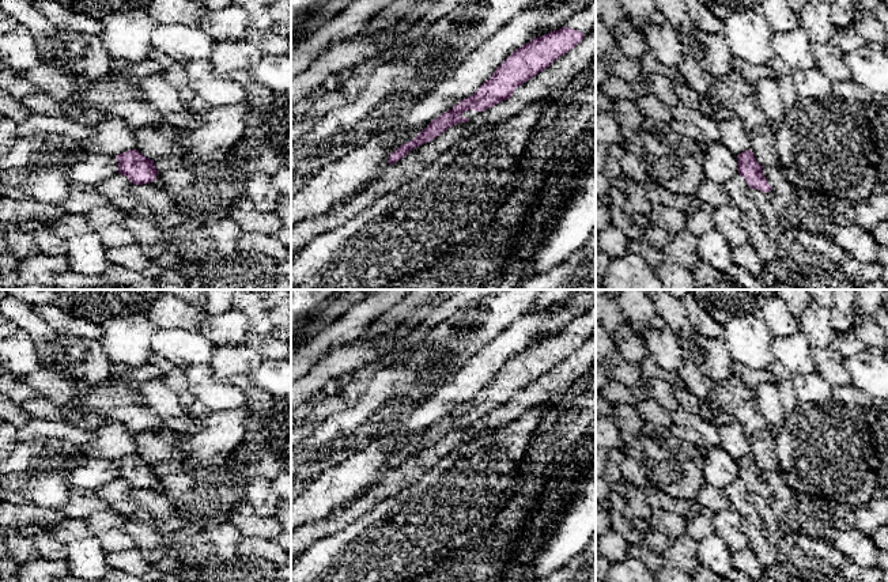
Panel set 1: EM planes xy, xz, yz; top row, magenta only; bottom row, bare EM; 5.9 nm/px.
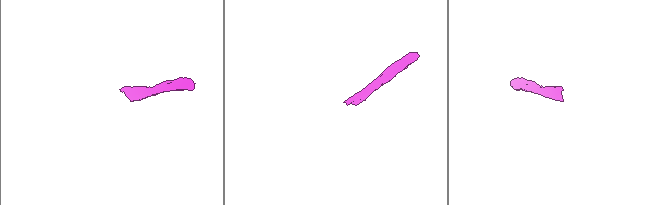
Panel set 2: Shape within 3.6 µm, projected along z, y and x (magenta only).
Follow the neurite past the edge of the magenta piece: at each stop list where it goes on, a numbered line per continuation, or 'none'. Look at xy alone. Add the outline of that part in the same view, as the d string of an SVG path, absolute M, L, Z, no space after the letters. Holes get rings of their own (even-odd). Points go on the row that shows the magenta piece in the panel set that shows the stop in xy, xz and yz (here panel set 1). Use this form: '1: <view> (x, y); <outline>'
none

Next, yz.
none

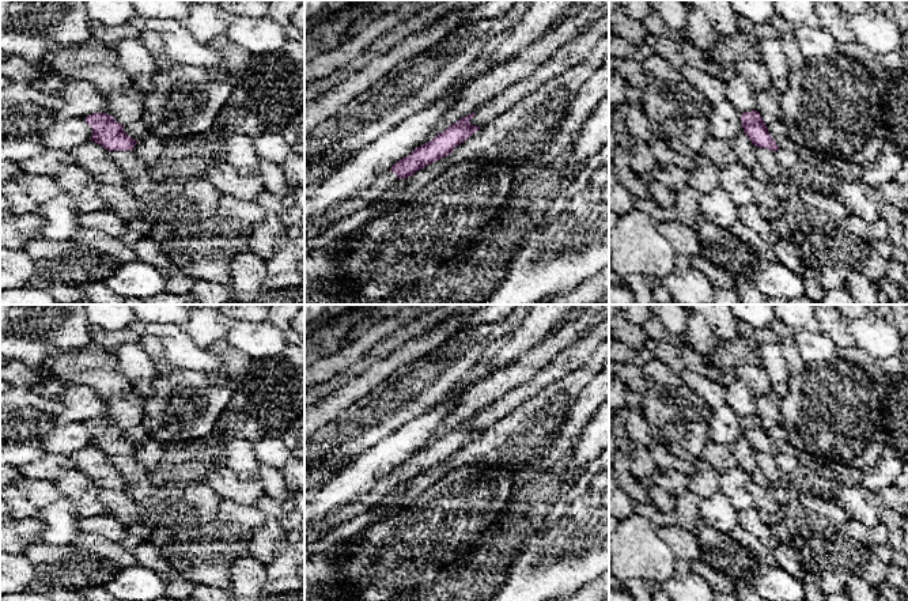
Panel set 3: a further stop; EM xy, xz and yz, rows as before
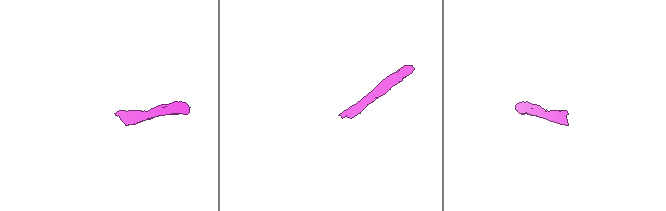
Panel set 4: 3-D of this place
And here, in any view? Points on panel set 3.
1: xz (366, 197); M391 170L382 173L375 181L363 189L356 197L341 203L338 207L328 211L309 227L309 238L324 234L328 228L352 213L370 207L374 201L381 200L382 193L394 185L400 178Z

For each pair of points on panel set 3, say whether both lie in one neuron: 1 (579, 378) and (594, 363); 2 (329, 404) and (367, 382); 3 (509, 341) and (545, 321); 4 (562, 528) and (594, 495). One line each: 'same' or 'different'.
1: same
2: same
3: same
4: same

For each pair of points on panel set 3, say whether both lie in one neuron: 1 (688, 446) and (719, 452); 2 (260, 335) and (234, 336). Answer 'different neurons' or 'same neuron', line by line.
1: different neurons
2: same neuron

